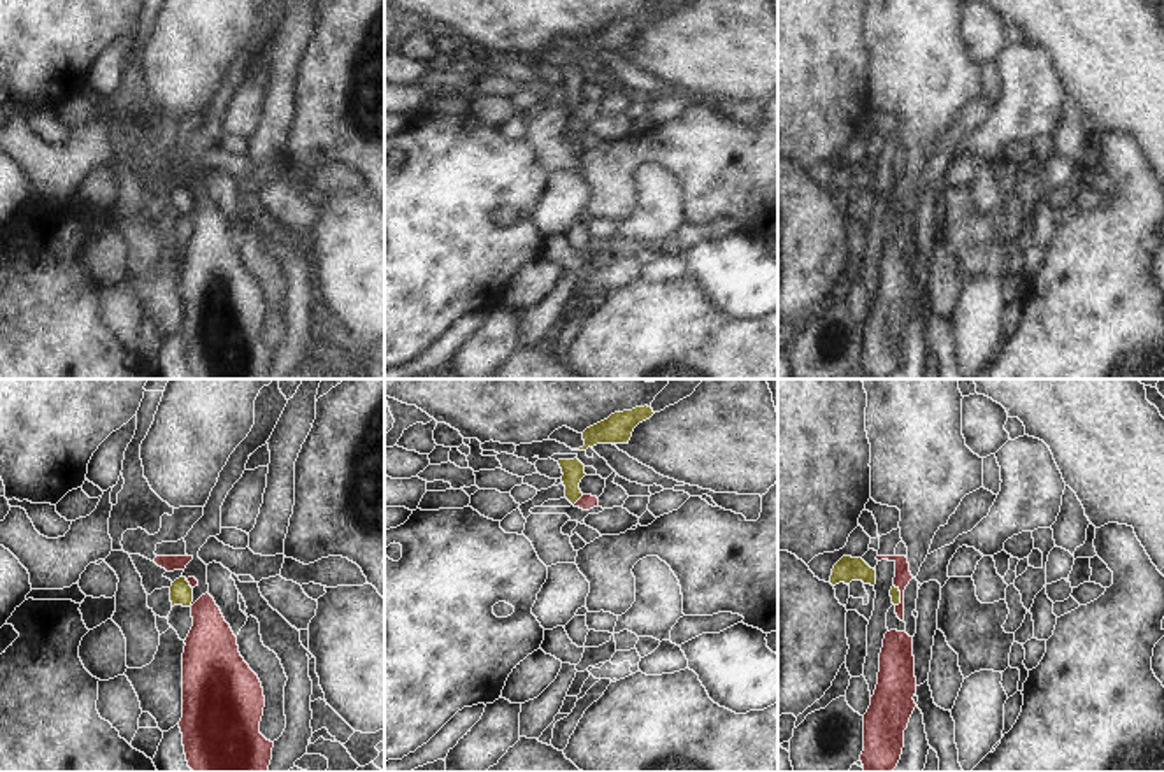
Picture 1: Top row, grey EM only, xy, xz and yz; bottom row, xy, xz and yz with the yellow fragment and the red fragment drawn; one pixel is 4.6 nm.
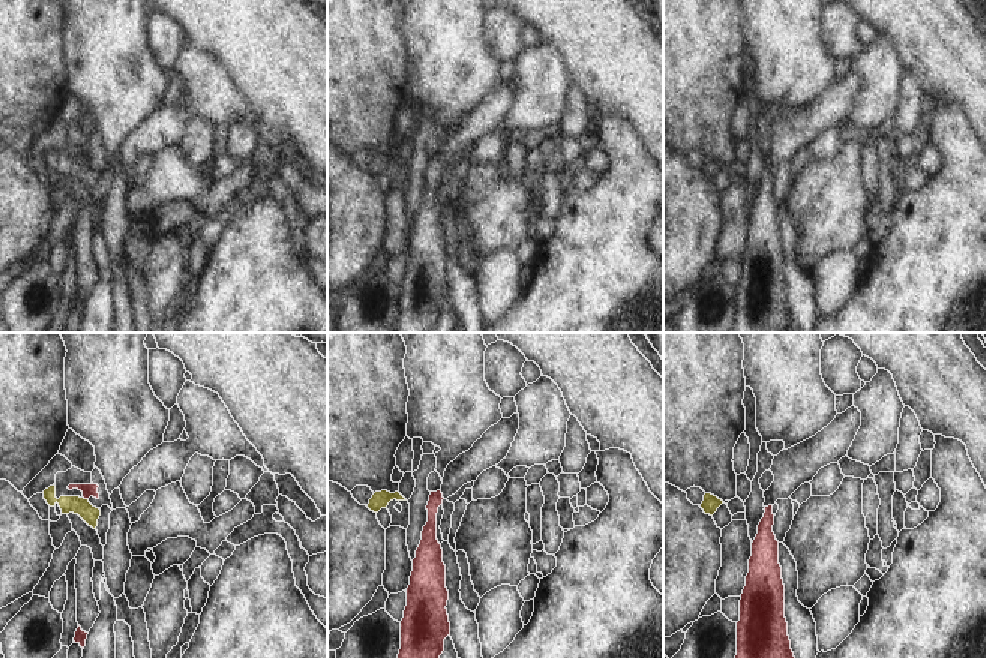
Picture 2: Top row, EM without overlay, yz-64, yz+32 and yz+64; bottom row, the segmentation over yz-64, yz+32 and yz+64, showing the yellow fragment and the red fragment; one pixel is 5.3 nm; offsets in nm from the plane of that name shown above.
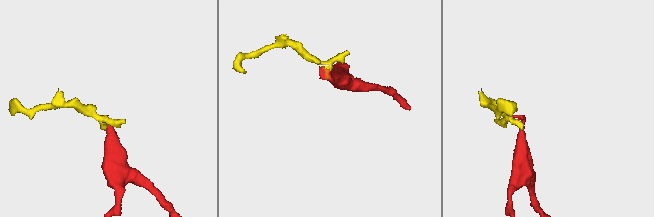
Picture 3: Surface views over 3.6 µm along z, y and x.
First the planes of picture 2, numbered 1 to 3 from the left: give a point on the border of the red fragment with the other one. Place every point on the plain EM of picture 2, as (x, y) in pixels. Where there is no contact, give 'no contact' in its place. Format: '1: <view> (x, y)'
1: yz-64 (86, 164)
2: no contact
3: no contact

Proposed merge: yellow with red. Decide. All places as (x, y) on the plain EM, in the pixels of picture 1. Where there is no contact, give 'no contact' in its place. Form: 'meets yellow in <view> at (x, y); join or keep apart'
meets yellow in xz at (578, 106); keep apart

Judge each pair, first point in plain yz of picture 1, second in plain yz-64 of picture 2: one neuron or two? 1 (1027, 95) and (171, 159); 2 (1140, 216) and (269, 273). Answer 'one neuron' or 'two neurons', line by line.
1: two neurons
2: one neuron

